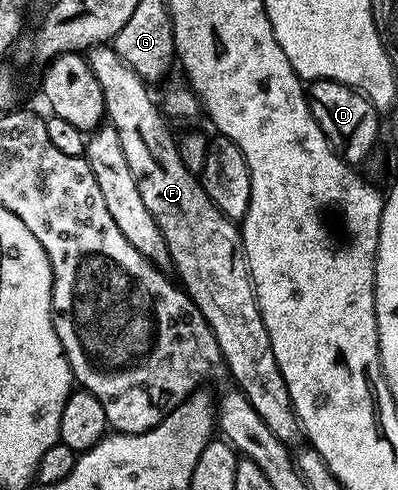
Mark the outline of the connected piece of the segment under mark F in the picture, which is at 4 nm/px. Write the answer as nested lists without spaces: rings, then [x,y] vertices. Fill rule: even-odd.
[[[94,46],[86,54],[90,68],[94,72],[94,80],[102,88],[102,100],[107,121],[118,132],[118,140],[122,140],[122,156],[126,156],[126,164],[130,164],[130,172],[134,172],[134,184],[138,184],[138,192],[146,208],[150,208],[150,216],[158,224],[162,236],[166,240],[166,248],[172,257],[171,267],[176,270],[175,277],[184,293],[190,296],[192,303],[202,312],[206,324],[212,326],[214,336],[218,340],[218,348],[223,365],[228,365],[235,385],[241,394],[245,394],[258,416],[266,420],[266,428],[278,436],[286,444],[292,444],[302,431],[296,413],[292,411],[290,392],[286,388],[286,380],[282,380],[282,372],[278,368],[278,360],[274,360],[274,352],[270,348],[270,336],[266,332],[266,324],[262,324],[260,309],[256,303],[256,289],[252,286],[252,277],[248,274],[248,261],[244,258],[244,240],[242,230],[233,219],[227,218],[210,200],[199,177],[191,174],[179,155],[177,139],[172,138],[168,131],[169,119],[162,113],[161,107],[152,99],[149,83],[140,79],[138,72],[126,64],[111,46]]]

